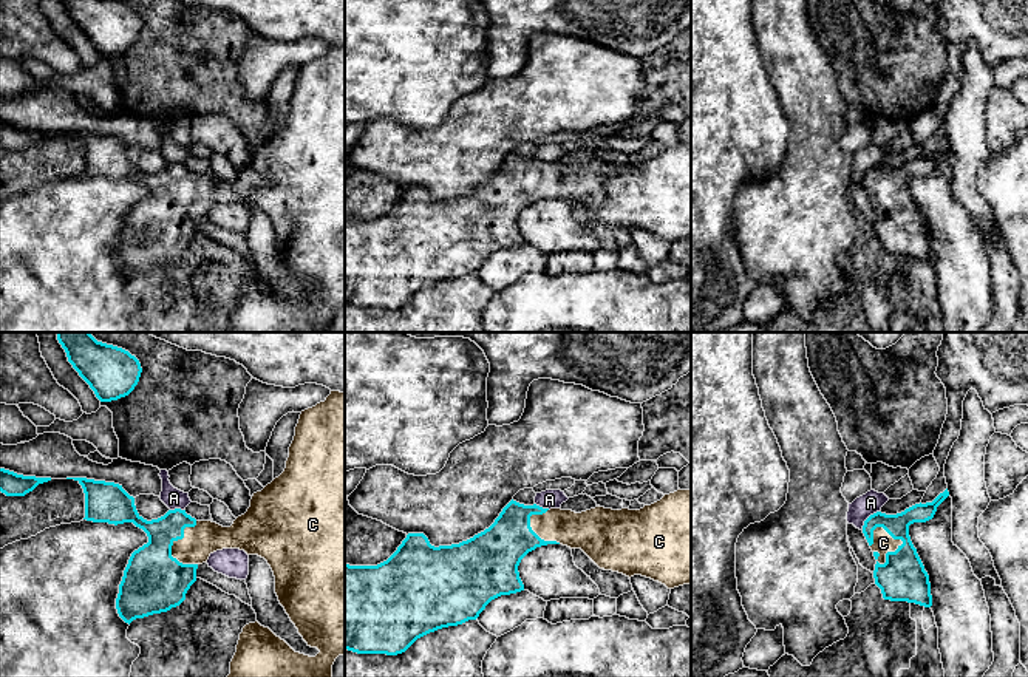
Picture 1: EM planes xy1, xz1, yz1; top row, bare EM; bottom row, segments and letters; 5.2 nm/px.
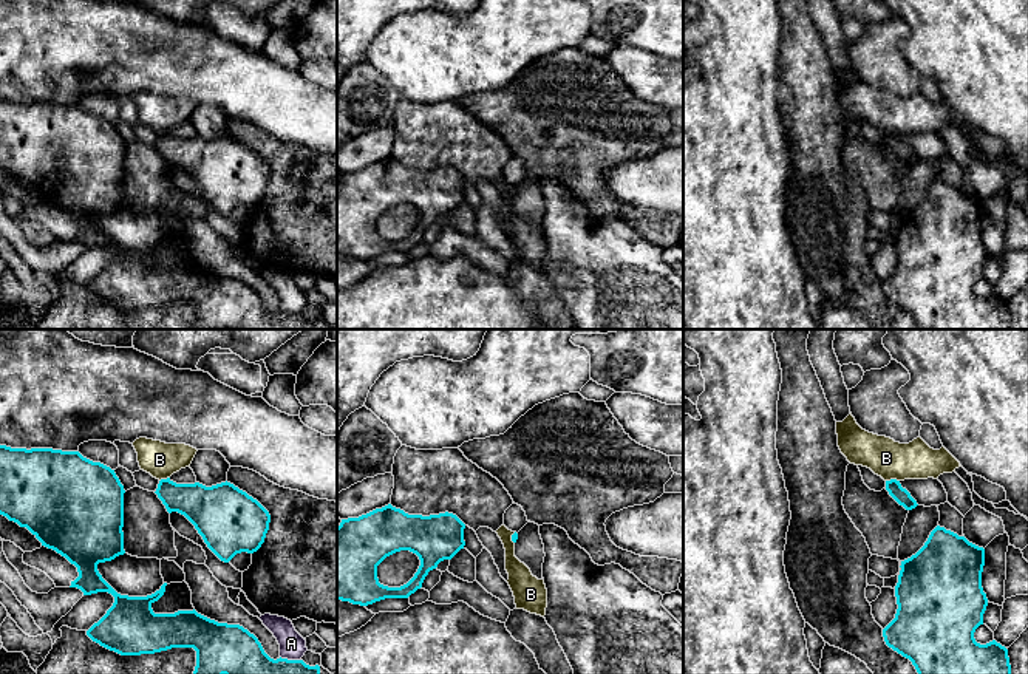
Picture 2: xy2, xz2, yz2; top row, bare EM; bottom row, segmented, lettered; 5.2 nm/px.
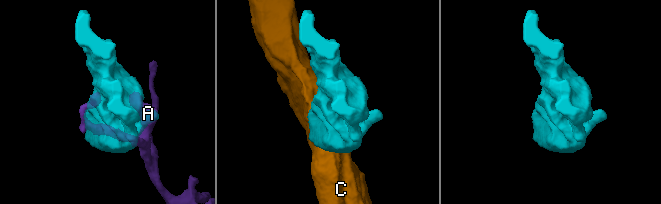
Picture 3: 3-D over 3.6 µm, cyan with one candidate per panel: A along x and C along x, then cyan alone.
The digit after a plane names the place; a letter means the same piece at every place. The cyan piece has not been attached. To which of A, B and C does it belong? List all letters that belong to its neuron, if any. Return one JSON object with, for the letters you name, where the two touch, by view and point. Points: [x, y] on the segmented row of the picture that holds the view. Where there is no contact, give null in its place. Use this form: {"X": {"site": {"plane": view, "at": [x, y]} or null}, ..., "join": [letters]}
{"C": {"site": {"plane": "yz1", "at": [903, 543]}}, "join": ["C"]}

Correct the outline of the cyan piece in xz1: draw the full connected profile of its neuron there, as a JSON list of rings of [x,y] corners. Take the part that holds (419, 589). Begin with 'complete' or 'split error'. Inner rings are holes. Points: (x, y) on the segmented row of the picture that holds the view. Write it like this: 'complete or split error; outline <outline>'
split error; outline [[[677,490],[640,510],[595,507],[581,513],[543,509],[510,501],[495,522],[473,538],[434,547],[424,533],[408,533],[397,550],[377,566],[345,563],[345,649],[357,654],[397,655],[417,638],[442,628],[476,620],[485,606],[501,597],[524,590],[518,566],[532,550],[547,544],[581,549],[600,569],[642,575],[674,589],[691,583],[691,490]]]

